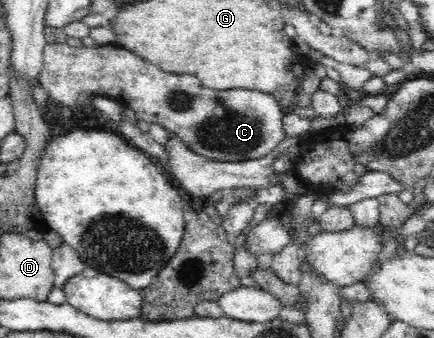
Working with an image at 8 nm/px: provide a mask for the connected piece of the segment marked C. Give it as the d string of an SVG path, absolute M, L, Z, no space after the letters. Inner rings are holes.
M64 42L47 43L45 46L39 80L48 97L53 97L63 106L83 106L91 103L94 96L108 97L123 106L131 107L139 119L158 123L171 136L185 142L191 151L220 162L242 162L265 157L280 141L288 137L281 122L285 115L284 109L267 93L250 89L211 89L197 76L163 72L139 55L117 45L83 46L79 49Z

